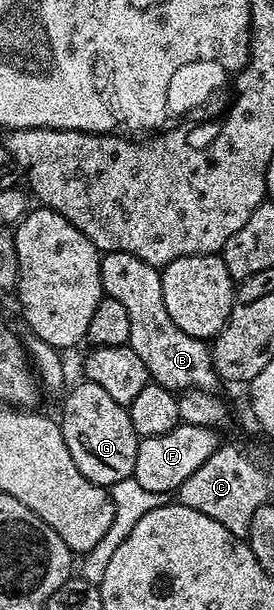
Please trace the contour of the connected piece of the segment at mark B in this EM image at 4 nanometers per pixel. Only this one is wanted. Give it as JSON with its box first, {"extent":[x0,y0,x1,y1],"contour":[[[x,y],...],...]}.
{"extent":[101,253,218,392],"contour":[[[104,253],[101,257],[101,287],[104,295],[115,298],[115,302],[127,309],[127,319],[131,321],[128,346],[143,358],[143,366],[147,366],[152,383],[174,390],[198,388],[204,392],[213,392],[215,386],[218,387],[210,345],[187,335],[171,322],[167,306],[163,306],[161,274],[154,265],[143,262],[143,258],[135,258],[135,254]]]}

